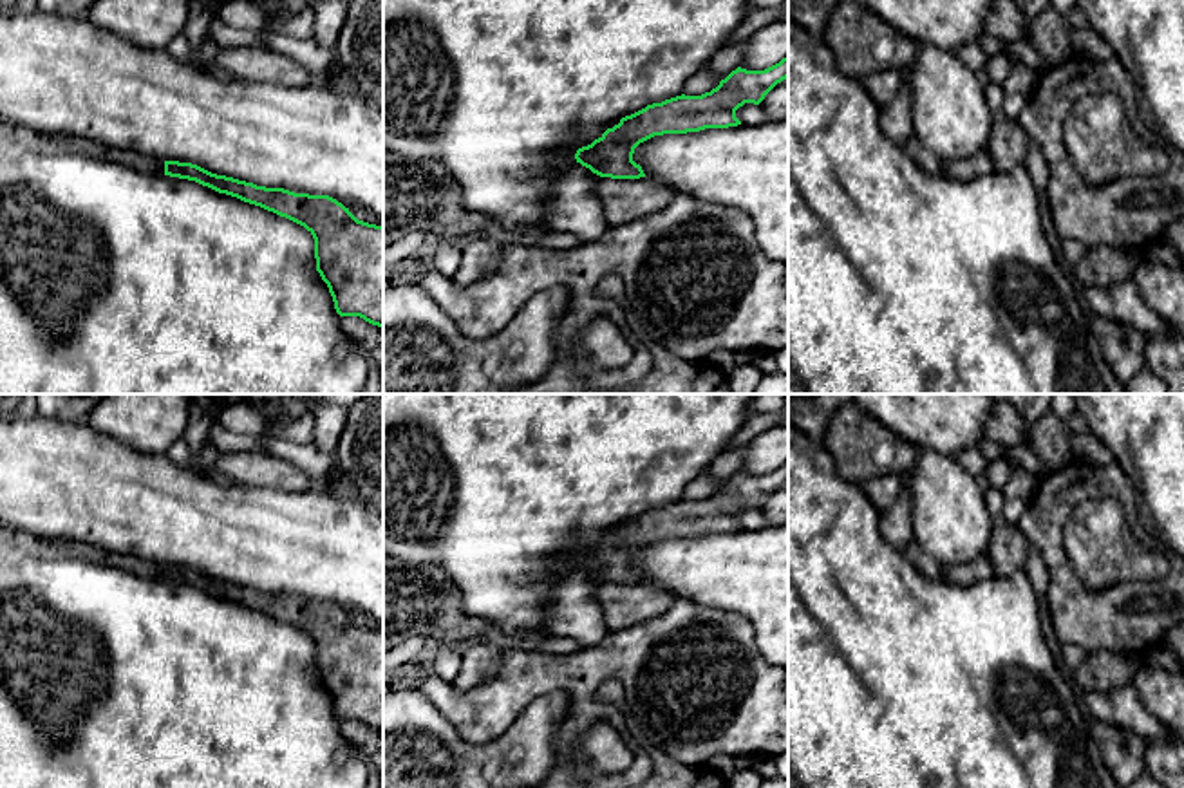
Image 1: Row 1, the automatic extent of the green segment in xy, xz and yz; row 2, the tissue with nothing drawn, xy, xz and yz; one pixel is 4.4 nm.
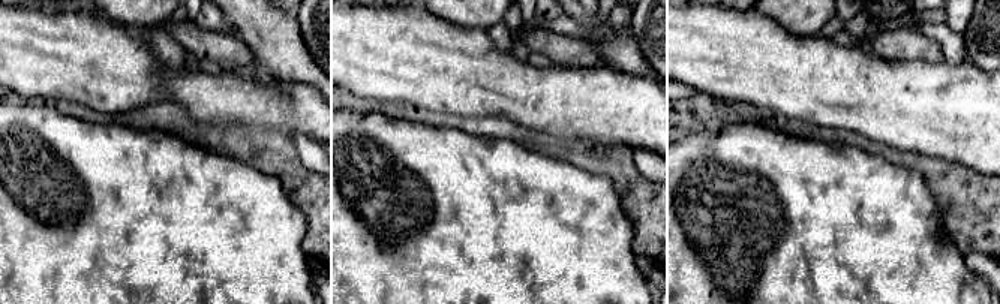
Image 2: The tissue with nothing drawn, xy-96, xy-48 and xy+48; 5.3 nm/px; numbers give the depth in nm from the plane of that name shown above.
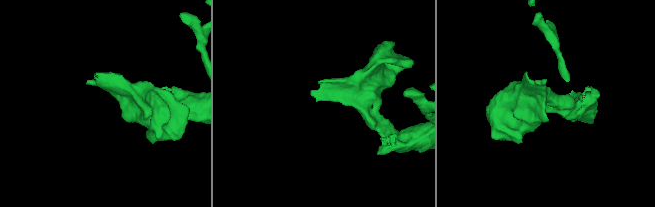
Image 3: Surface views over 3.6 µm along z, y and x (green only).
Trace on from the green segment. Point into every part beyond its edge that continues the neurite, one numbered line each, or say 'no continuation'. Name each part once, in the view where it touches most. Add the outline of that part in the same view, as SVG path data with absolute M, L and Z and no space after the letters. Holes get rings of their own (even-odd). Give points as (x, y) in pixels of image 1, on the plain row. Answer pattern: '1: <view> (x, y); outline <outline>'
1: xy (138, 566); outline M119 557L119 568L145 578L164 578L164 566L145 558Z

